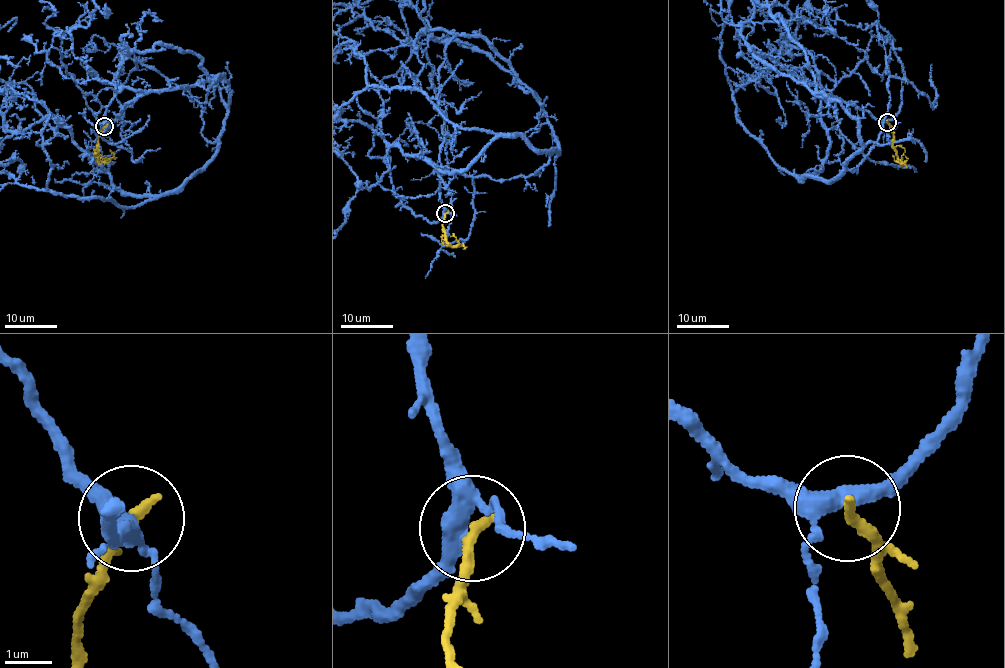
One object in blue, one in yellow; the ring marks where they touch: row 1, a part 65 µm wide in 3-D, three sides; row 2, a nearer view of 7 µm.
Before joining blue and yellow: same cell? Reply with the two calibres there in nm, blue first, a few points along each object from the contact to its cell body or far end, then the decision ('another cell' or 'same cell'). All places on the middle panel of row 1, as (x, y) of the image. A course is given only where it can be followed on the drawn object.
340 nm thick on the blue side, 280 nm on the other; blue runs (445, 213), (438, 73), (478, 34), (559, 155), (497, 135), (449, 173); yellow runs (445, 213), (442, 226), (447, 242), (451, 246), (464, 244), (459, 243); another cell

